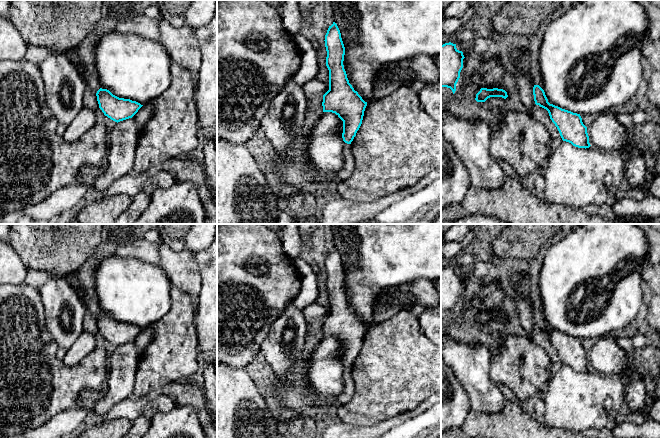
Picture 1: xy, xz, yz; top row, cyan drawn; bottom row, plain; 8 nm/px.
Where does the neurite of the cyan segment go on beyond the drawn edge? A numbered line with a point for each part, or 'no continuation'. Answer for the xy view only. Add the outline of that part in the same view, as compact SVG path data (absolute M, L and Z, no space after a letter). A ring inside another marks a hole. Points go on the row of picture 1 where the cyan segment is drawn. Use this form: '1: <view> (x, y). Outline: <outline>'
no continuation

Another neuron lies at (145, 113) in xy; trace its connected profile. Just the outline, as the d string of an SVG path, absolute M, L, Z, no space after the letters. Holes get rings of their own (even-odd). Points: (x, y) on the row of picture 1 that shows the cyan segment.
M149 104L143 105L138 112L133 116L134 121L137 124L139 132L145 127L149 120L154 115L154 109Z

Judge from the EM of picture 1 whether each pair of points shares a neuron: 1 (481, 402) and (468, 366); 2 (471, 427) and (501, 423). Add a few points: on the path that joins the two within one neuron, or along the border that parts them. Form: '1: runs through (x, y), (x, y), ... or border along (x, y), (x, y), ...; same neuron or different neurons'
1: runs through (481, 393), (474, 375); same neuron
2: runs through (478, 426), (494, 426); same neuron

